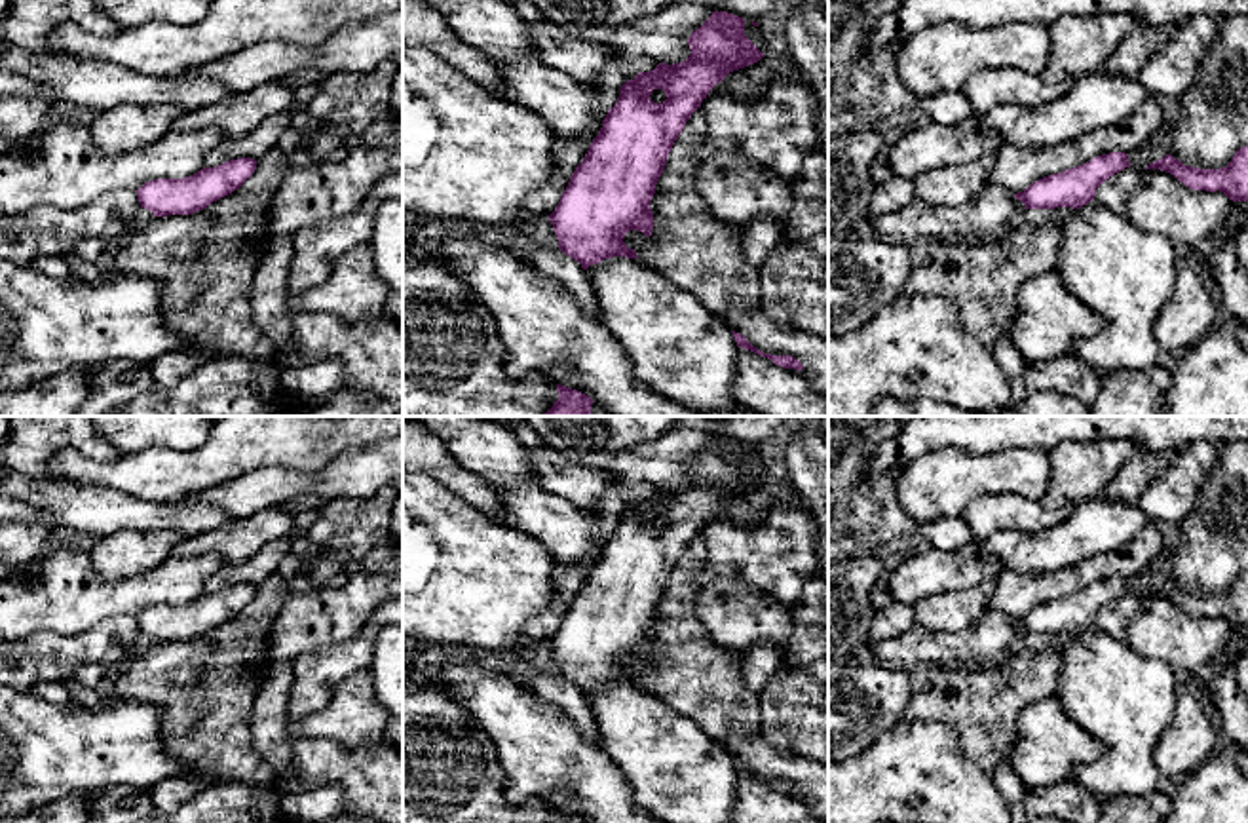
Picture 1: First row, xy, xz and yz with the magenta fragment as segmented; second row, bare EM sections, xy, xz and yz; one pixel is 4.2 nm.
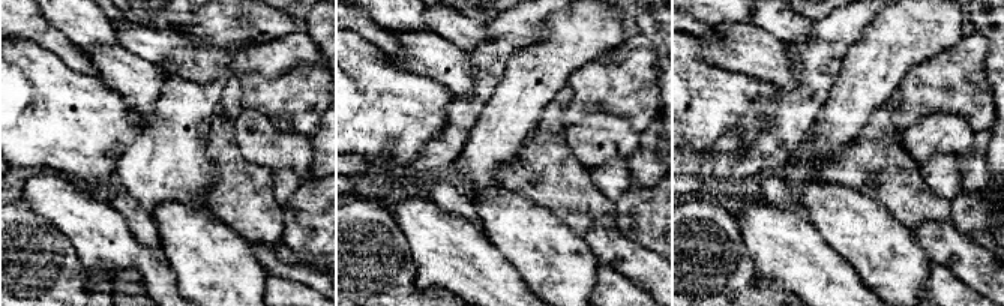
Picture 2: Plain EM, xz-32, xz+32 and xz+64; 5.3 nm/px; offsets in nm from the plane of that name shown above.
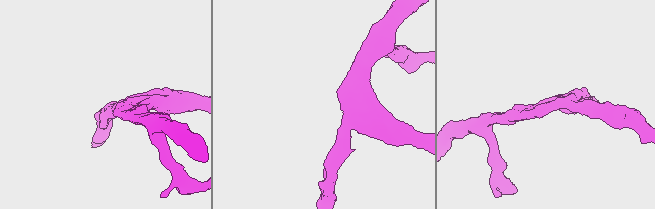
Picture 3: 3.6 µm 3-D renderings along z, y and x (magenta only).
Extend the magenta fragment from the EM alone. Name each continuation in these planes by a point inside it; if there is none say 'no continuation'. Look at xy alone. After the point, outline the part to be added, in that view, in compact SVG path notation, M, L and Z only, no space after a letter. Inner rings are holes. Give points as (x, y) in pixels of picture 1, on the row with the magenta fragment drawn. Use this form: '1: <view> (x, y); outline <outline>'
no continuation

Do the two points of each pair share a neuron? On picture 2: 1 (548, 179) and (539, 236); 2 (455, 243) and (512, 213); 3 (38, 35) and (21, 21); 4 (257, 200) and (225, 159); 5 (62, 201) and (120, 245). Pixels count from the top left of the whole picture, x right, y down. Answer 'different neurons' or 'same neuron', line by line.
1: different neurons
2: different neurons
3: same neuron
4: same neuron
5: same neuron

